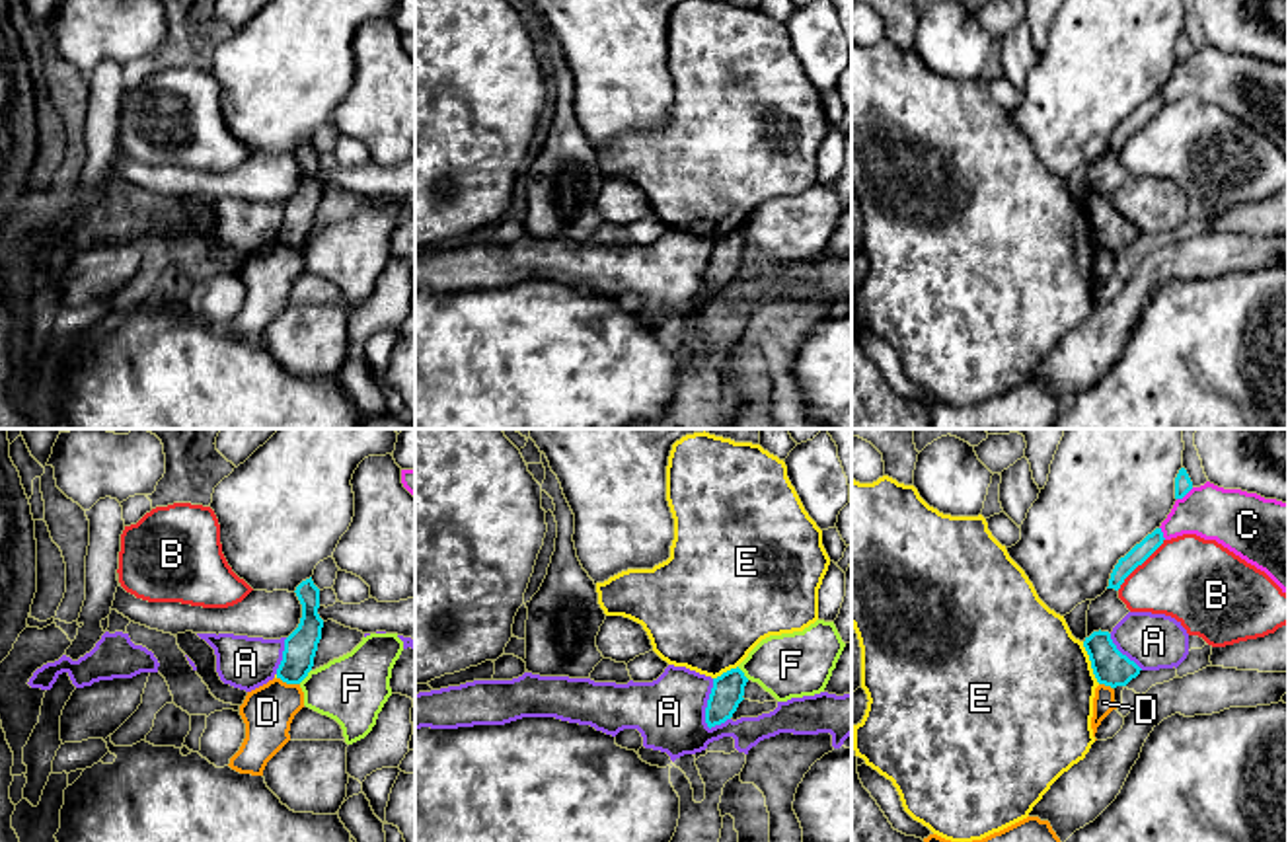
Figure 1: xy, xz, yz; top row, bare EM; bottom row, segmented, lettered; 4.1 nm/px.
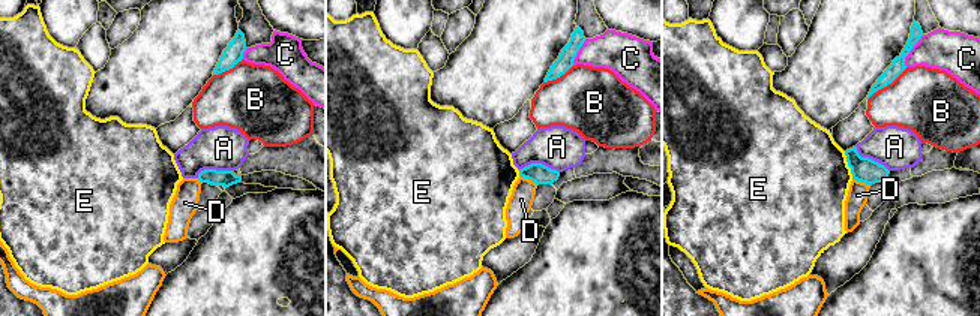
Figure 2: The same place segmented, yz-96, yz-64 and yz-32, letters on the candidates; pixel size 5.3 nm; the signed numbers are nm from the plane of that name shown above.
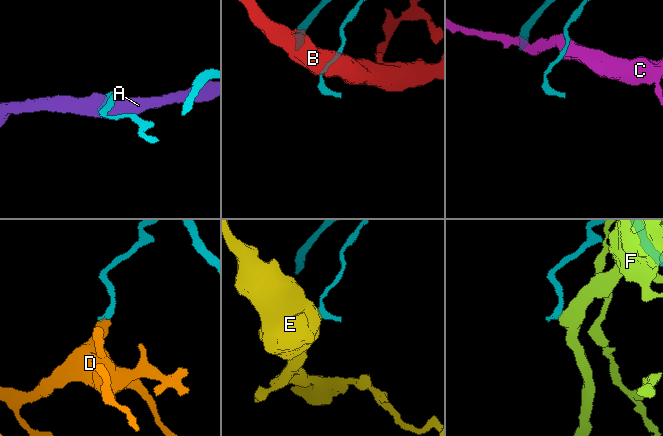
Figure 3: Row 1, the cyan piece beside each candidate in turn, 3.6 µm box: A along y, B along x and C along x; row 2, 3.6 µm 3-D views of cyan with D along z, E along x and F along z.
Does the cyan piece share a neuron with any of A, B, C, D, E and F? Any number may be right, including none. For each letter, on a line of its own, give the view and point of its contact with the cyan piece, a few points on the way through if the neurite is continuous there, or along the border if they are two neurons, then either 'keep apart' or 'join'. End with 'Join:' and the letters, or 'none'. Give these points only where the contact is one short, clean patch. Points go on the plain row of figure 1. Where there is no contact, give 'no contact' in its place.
A: meets cyan in xz at (708, 267); border along xz (714, 242), (706, 271), (706, 289), (710, 293); keep apart
B: meets cyan in yz at (1140, 127); border along yz (1164, 102), (1117, 153); keep apart
C: meets cyan in yz at (1185, 57); keep apart
D: meets cyan in xy at (289, 246); border along xy (277, 240), (299, 248); keep apart
E: meets cyan in yz at (1092, 227); border along yz (1082, 205), (1092, 236), (1099, 246); keep apart
F: meets cyan in xy at (304, 240); keep apart
Join: none

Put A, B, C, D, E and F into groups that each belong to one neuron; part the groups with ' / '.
A / B / C / D / E / F

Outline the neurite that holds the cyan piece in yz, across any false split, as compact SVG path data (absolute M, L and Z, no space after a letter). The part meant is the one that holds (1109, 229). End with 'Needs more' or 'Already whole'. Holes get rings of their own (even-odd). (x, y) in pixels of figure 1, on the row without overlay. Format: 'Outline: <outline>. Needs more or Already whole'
Outline: M1093 195L1085 201L1083 210L1099 248L1111 251L1126 249L1142 234L1134 224L1117 212L1109 195Z. Already whole

